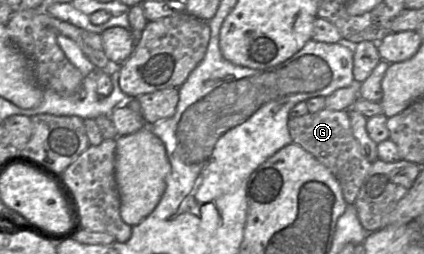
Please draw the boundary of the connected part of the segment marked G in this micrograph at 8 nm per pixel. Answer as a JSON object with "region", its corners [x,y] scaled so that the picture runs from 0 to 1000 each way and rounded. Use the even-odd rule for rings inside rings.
{"region":[[[764,425],[708,461],[684,461],[679,508],[691,563],[736,606],[785,681],[804,732],[809,780],[818,803],[833,807],[877,642],[856,614],[833,535],[821,437]]]}

